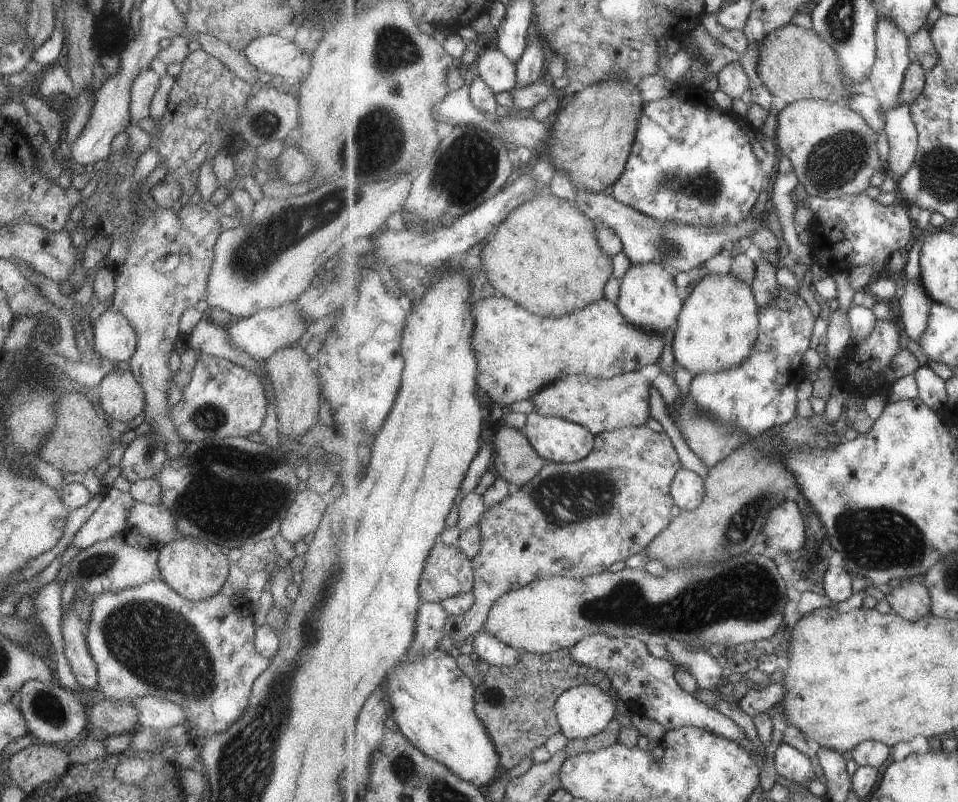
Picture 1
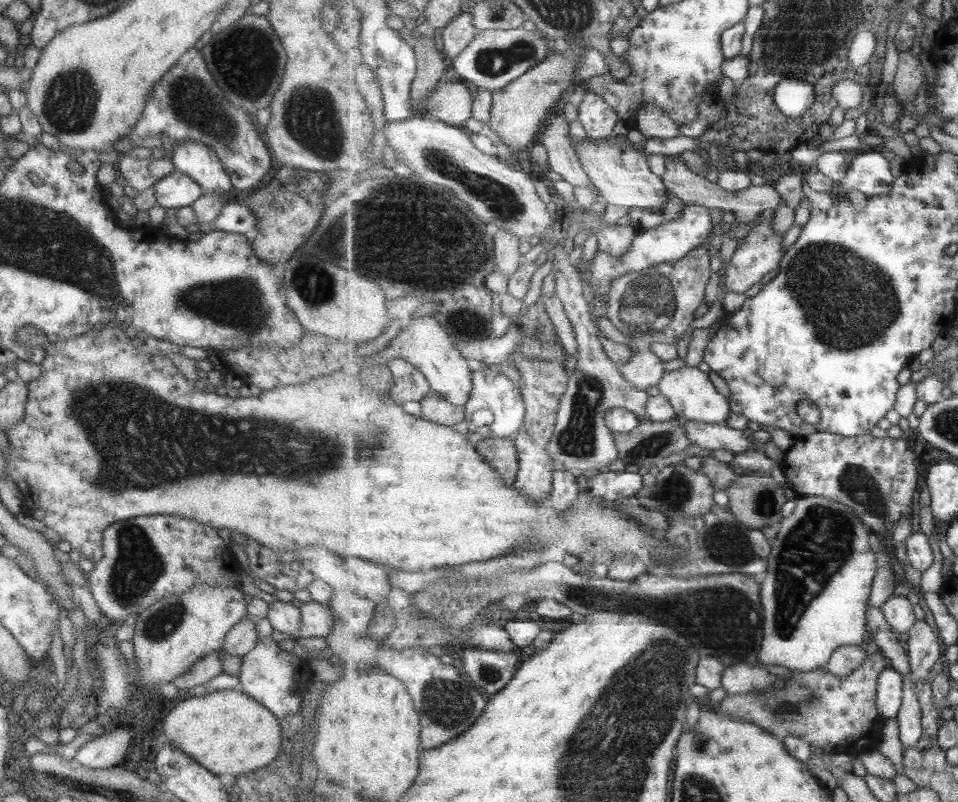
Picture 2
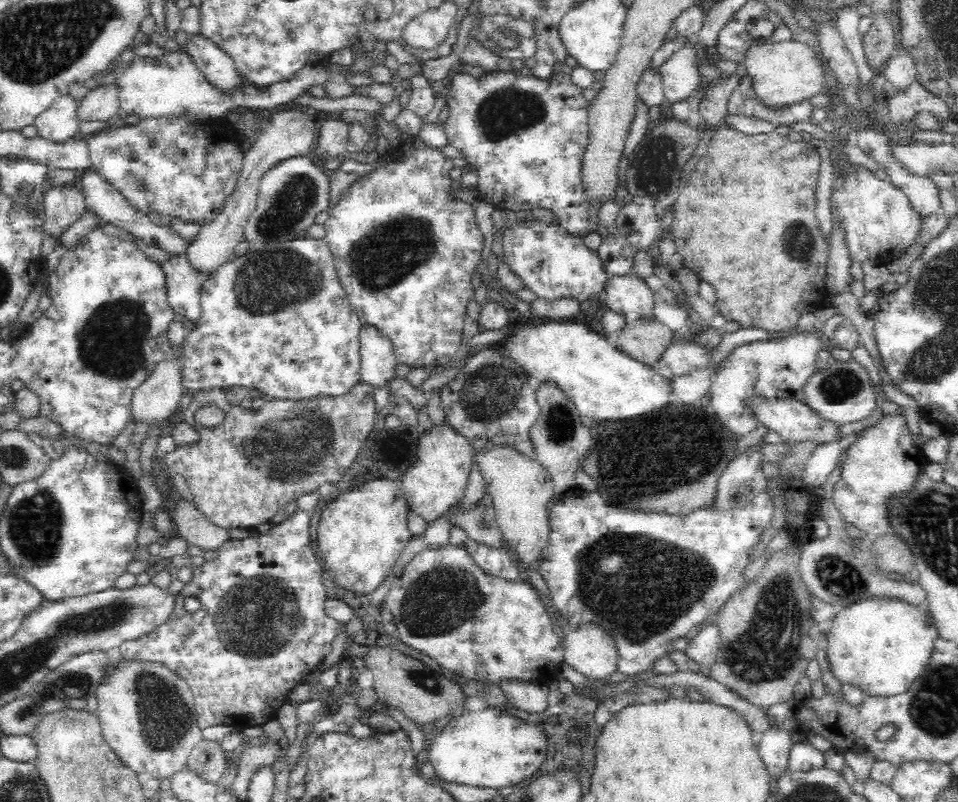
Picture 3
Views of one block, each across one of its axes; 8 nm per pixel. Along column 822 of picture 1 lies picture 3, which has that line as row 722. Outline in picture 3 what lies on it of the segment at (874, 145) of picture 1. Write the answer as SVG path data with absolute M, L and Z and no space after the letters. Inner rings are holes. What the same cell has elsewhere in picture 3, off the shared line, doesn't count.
M122 659L120 670L100 686L95 714L101 734L124 767L162 780L186 769L192 748L203 738L191 689L174 672L150 662Z

